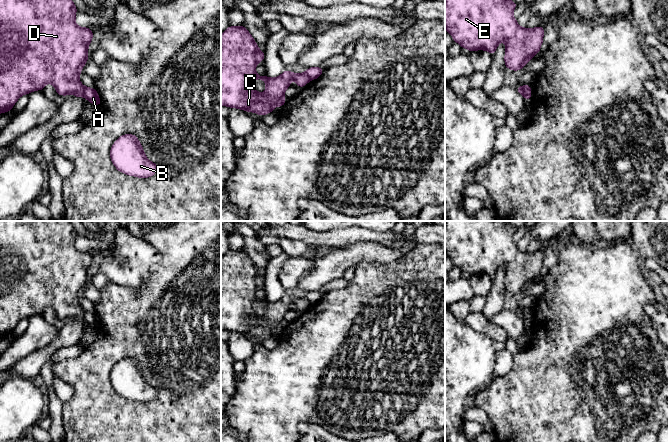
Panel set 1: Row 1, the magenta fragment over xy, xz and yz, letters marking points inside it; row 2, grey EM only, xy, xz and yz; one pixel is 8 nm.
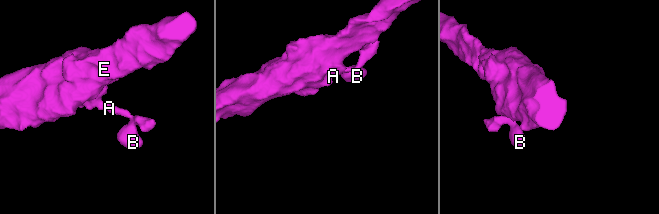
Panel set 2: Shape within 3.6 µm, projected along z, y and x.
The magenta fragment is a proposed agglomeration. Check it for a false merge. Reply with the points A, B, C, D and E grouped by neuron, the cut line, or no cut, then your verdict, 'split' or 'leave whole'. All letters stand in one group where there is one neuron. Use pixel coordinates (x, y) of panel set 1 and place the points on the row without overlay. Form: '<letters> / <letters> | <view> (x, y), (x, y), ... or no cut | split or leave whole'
A B / C D E | xy (85, 311), (84, 320) | split

